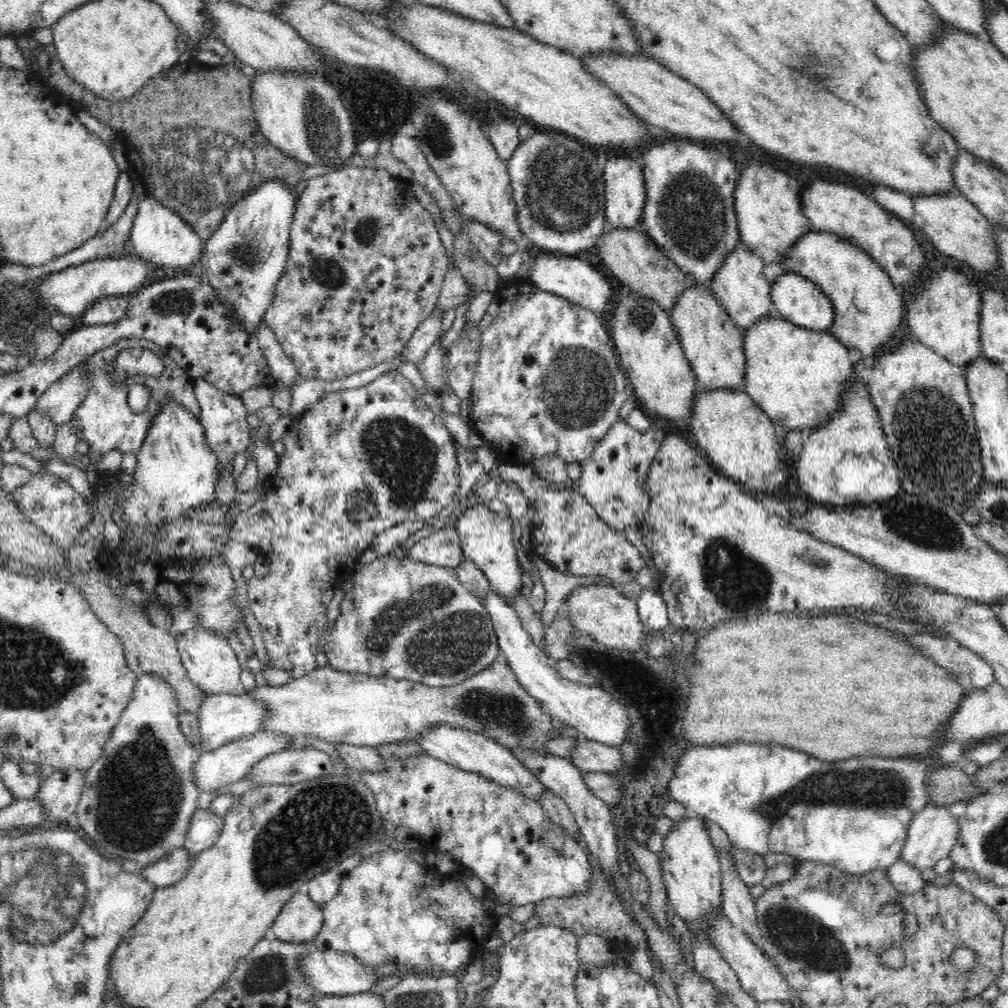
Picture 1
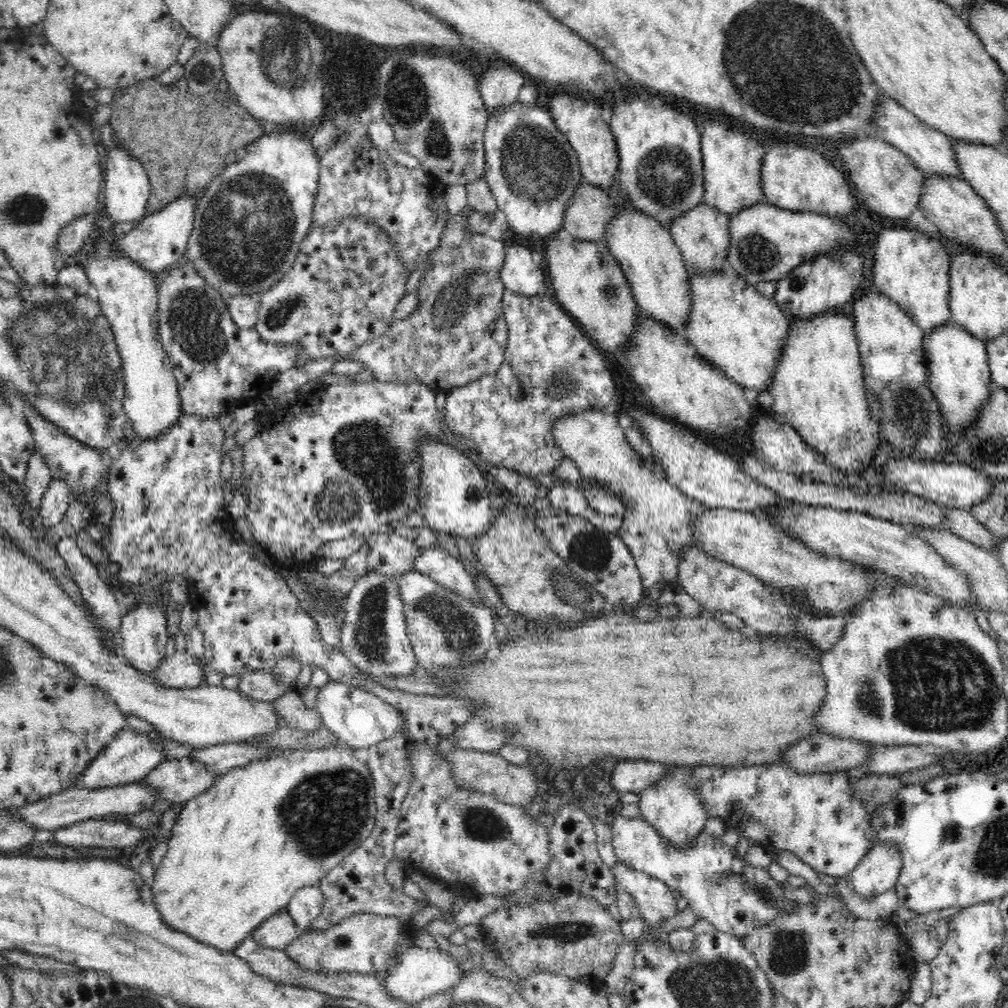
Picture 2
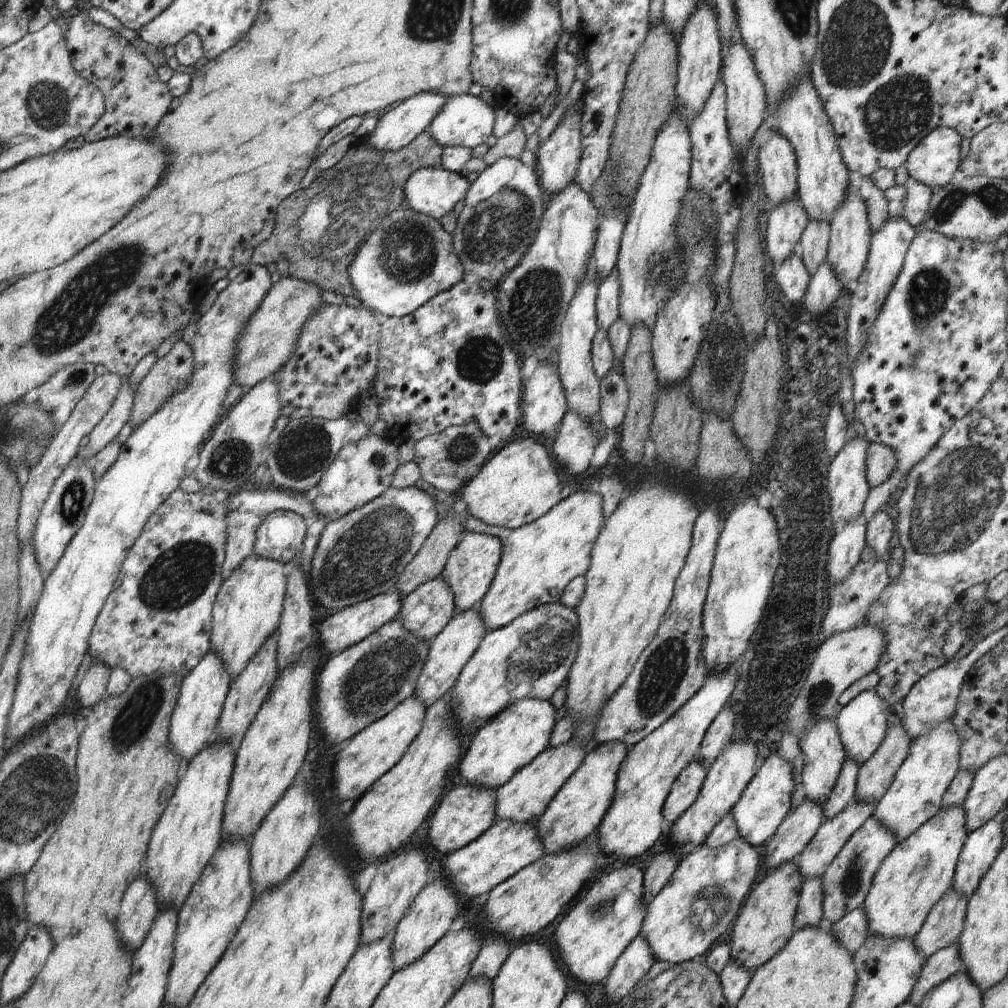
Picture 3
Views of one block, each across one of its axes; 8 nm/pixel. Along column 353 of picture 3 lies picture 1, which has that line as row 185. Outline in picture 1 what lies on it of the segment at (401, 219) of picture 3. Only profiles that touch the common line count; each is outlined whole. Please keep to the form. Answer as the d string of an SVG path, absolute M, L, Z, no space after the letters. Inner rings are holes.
M277 178L264 180L248 196L244 196L232 208L228 208L228 212L224 214L224 220L220 220L220 226L216 228L216 233L204 243L204 253L200 264L204 278L210 283L210 286L213 286L216 297L224 304L224 307L228 308L228 313L232 313L231 318L234 324L239 324L252 334L262 324L264 314L272 305L276 285L284 275L287 266L290 250L290 227L296 201L300 196L300 193L296 193L297 191L296 186L291 188Z

